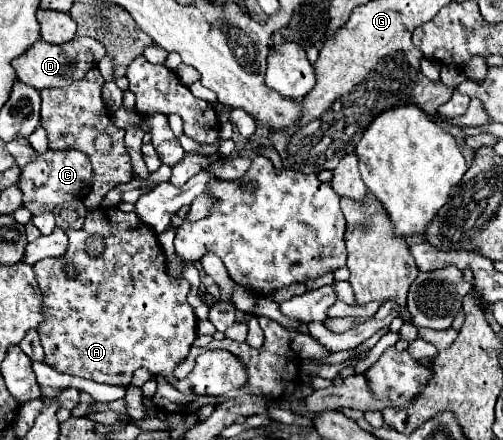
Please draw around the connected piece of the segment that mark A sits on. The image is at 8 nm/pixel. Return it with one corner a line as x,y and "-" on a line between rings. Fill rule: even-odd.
101,207
85,217
81,229
65,231
69,247
63,257
43,259
33,265
37,283
43,293
43,323
39,325
39,337
45,351
45,363
57,367
61,373
85,377
97,383
127,385
135,369
145,367
153,375
163,375
167,381
173,379
173,367
189,353
197,333
197,317
193,307
187,303
189,283
187,279
175,279
167,273
165,253
157,243
157,235
151,227
145,227
135,213
123,213
115,207
-
85,237
101,237
105,249
101,255
91,257
85,247
-
65,265
73,265
75,277
67,277

